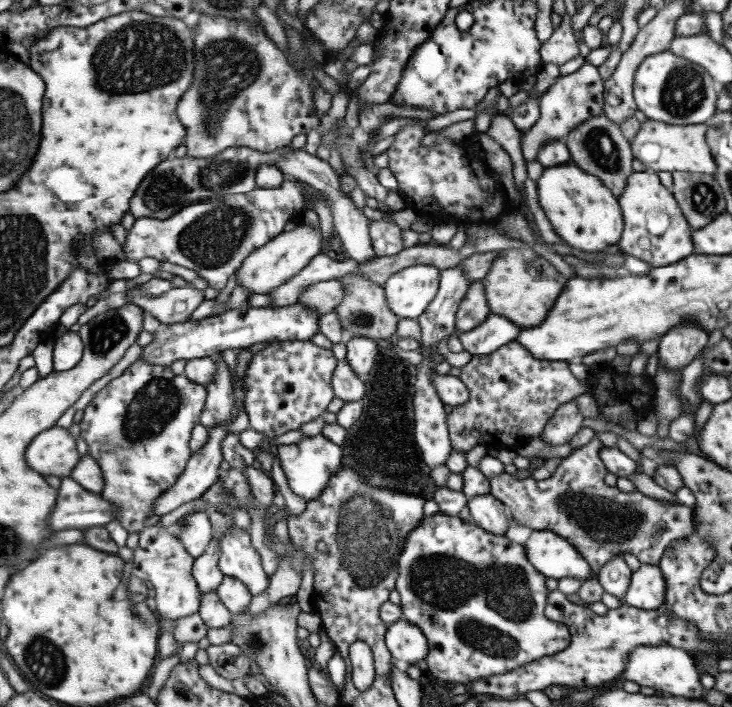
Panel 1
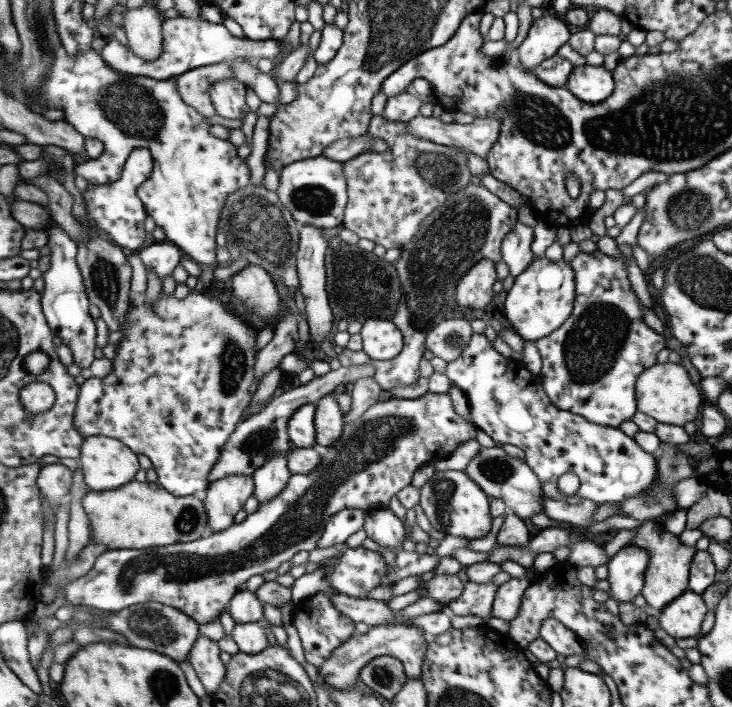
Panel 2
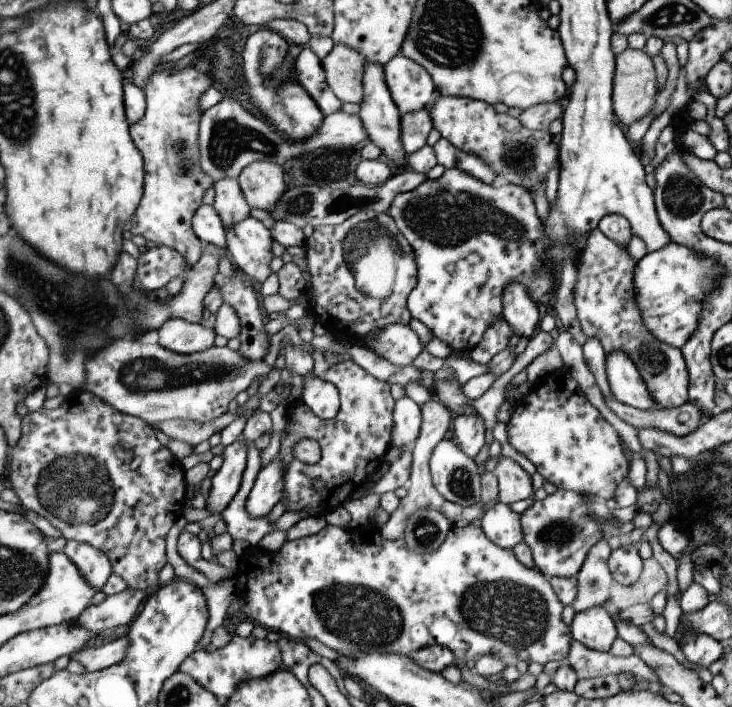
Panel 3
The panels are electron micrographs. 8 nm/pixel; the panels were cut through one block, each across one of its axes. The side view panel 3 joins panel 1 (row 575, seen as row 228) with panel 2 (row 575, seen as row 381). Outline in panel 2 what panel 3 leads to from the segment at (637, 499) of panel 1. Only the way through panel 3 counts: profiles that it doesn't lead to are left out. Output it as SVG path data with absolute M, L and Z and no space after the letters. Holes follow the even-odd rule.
M653 520L641 522L637 528L627 530L627 532L633 532L633 538L623 548L639 548L639 550L647 552L649 564L645 566L645 572L643 572L643 590L641 590L641 596L647 600L651 614L655 614L657 610L665 608L671 600L675 600L677 596L687 592L689 568L691 568L691 560L697 554L697 548L683 546L679 536L673 536L671 532L665 532L663 524L653 522Z

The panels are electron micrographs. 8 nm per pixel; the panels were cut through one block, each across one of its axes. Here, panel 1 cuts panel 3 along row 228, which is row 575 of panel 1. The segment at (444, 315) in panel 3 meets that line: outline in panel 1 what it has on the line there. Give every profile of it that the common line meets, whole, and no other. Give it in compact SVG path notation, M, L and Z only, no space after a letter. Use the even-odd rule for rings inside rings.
M435 514L435 516L429 516L429 518L423 518L415 530L411 530L411 534L407 536L407 540L403 542L403 552L399 554L399 560L397 560L397 580L395 580L395 590L399 592L399 606L401 606L401 612L403 612L403 620L407 620L409 624L417 626L425 640L427 640L427 656L425 656L425 662L427 662L427 674L435 676L435 680L439 684L449 684L449 686L465 686L469 682L475 682L477 678L485 678L485 676L497 676L497 674L505 674L505 672L511 672L515 668L521 668L525 664L531 664L533 660L539 660L543 656L553 656L557 652L563 652L571 638L569 638L569 630L559 624L559 622L553 622L553 620L547 620L543 610L545 610L545 602L547 602L547 588L545 588L545 578L533 570L533 566L529 564L527 560L527 554L523 550L523 546L515 544L515 542L509 542L505 536L493 536L481 528L477 528L473 522L465 524L463 520L459 520L459 516L441 516L441 514Z

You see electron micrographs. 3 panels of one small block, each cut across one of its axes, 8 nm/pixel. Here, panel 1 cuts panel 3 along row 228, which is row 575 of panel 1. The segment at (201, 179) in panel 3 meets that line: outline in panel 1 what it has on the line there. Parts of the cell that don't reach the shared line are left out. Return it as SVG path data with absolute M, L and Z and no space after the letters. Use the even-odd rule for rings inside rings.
M155 524L153 528L145 528L141 532L141 540L137 548L133 550L133 566L129 570L135 572L137 578L143 582L149 582L155 590L157 600L157 614L163 618L185 618L199 614L203 608L203 592L199 590L199 584L195 580L195 562L197 558L187 552L181 538L175 530L167 530L161 524Z

